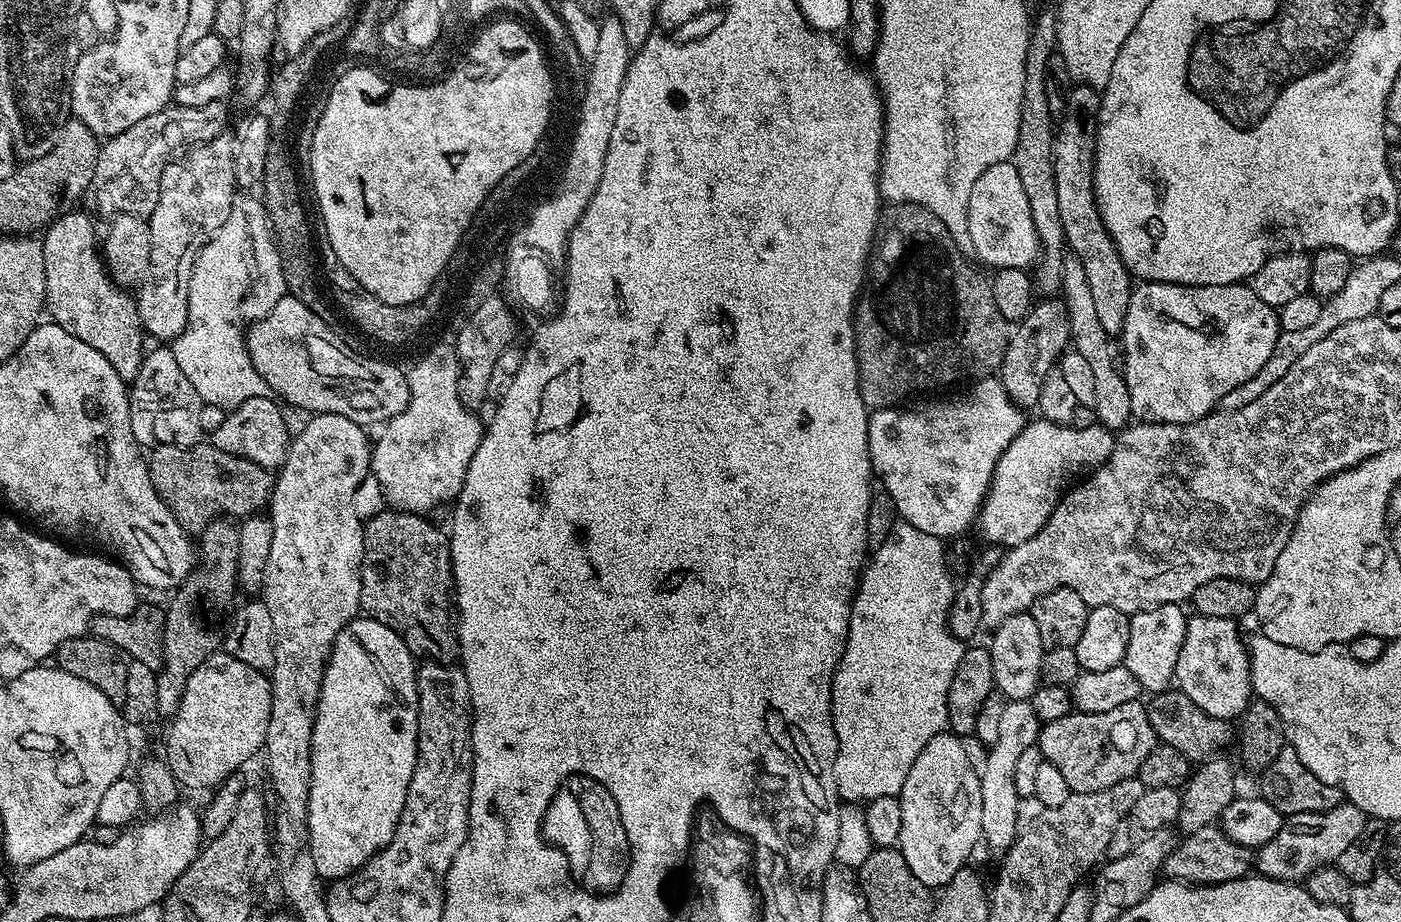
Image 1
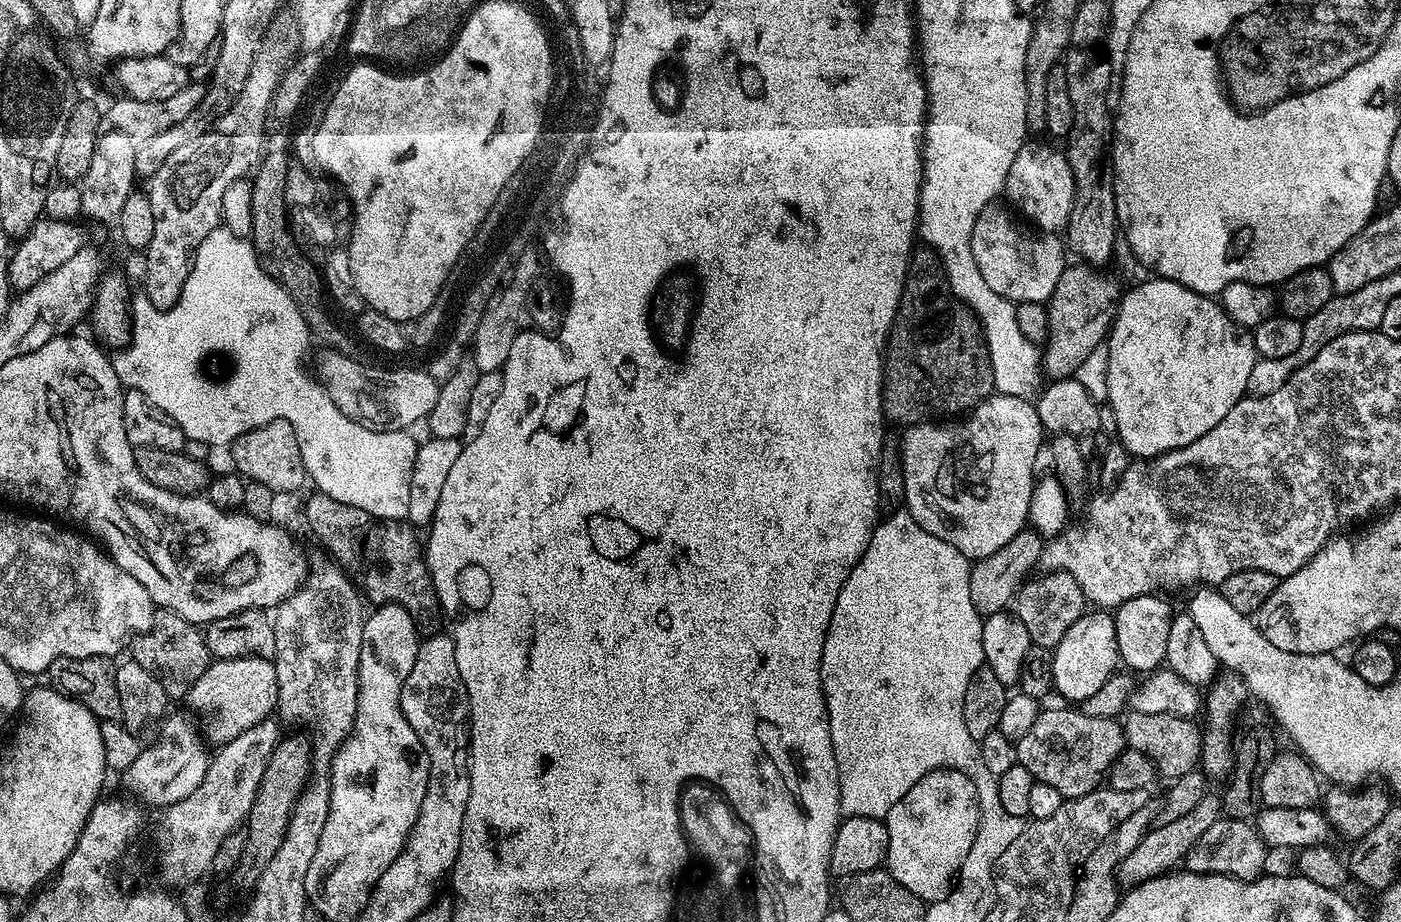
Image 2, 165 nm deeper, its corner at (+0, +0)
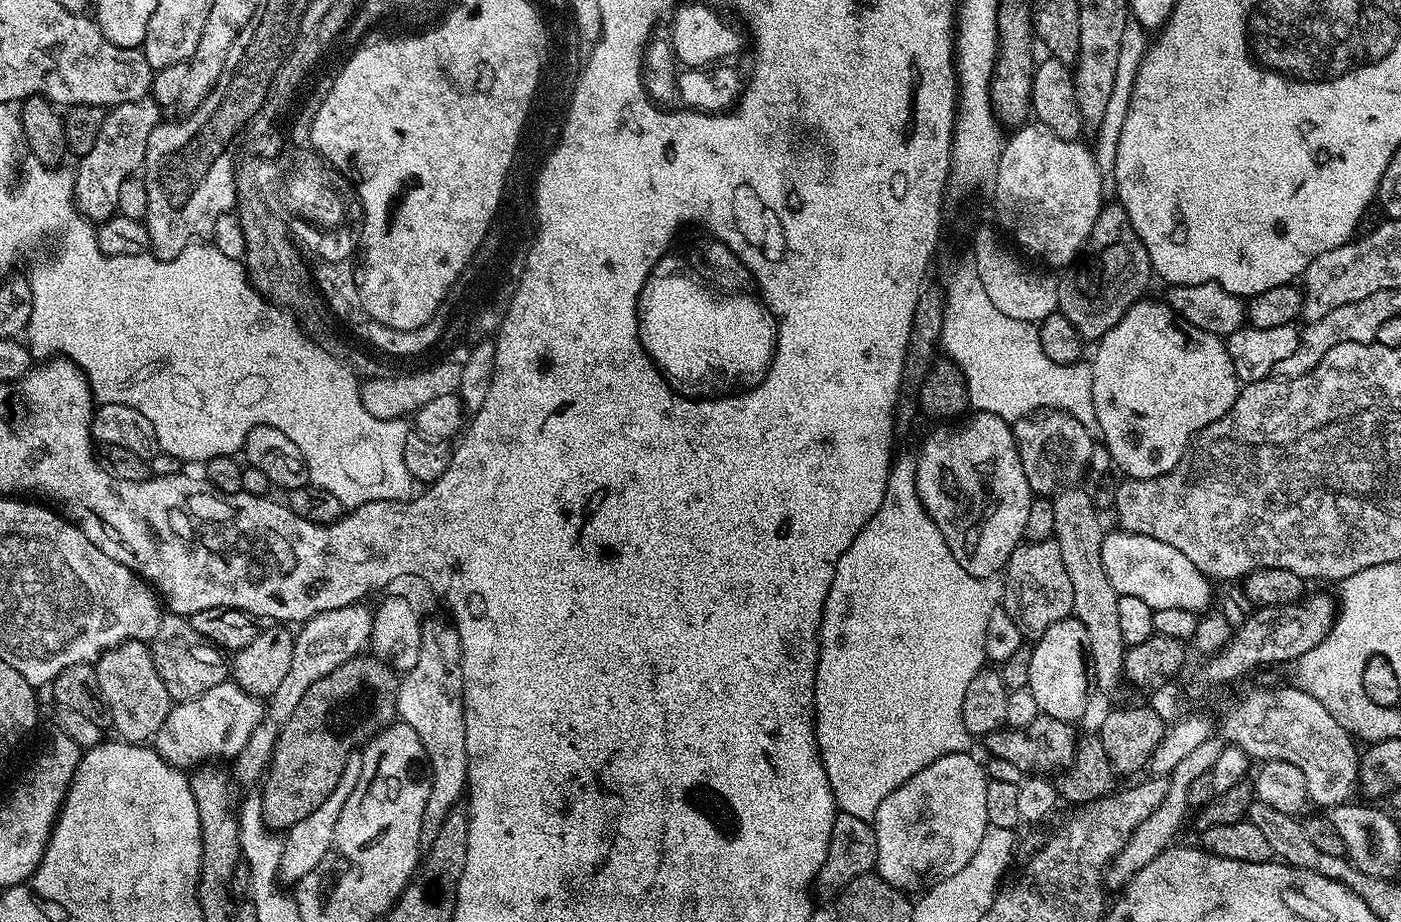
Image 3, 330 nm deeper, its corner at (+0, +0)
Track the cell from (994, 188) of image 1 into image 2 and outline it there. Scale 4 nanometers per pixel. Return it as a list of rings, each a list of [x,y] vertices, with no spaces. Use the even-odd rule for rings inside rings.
[[[993,202],[986,206],[986,210],[982,210],[982,214],[978,214],[978,222],[974,222],[974,234],[970,240],[974,262],[978,262],[982,278],[986,278],[989,286],[1002,294],[1002,298],[1011,300],[1015,305],[1044,304],[1054,294],[1054,286],[1058,286],[1058,278],[1062,278],[1064,273],[1065,241],[1057,233],[1042,232],[1029,226],[1005,208],[1000,202]]]

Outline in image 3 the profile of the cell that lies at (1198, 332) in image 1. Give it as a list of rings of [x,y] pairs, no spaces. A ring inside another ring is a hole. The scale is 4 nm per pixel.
[[[1148,299],[1137,300],[1122,314],[1119,322],[1095,345],[1096,357],[1090,361],[1094,414],[1098,414],[1102,443],[1109,450],[1111,463],[1133,480],[1154,478],[1174,470],[1193,436],[1227,414],[1230,406],[1234,406],[1238,391],[1227,343],[1186,322],[1166,302],[1159,304]]]

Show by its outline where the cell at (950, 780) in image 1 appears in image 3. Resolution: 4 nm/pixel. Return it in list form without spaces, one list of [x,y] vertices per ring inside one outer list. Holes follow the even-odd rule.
[[[968,752],[946,754],[886,794],[874,817],[875,875],[905,894],[919,893],[958,874],[990,827],[986,818],[988,773]]]

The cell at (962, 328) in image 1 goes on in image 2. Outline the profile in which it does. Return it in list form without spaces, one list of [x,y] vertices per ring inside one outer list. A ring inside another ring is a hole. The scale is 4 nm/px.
[[[921,247],[913,255],[910,268],[896,311],[896,321],[892,323],[892,334],[886,344],[884,373],[884,415],[889,421],[897,420],[903,426],[959,417],[977,408],[994,392],[992,363],[988,357],[988,345],[984,342],[980,319],[953,294],[940,257],[932,248]]]

